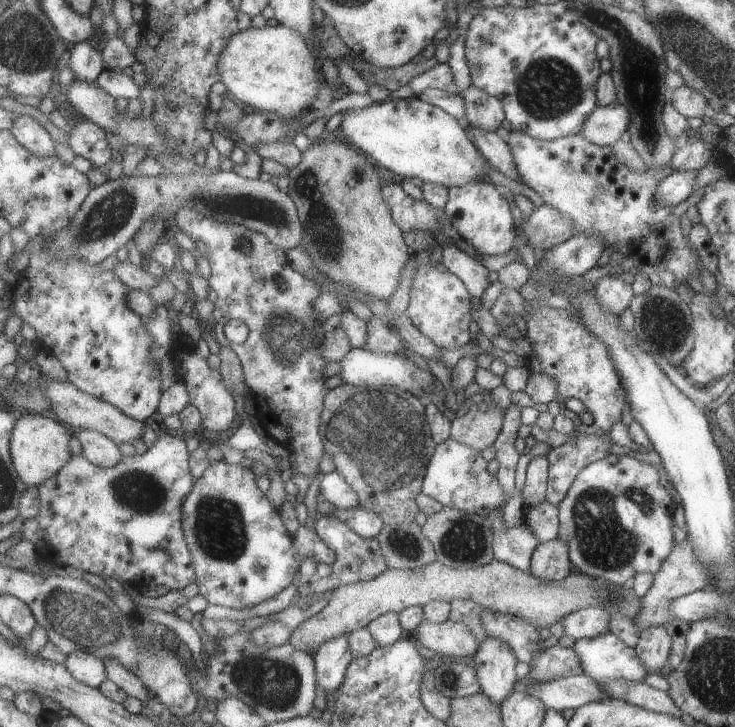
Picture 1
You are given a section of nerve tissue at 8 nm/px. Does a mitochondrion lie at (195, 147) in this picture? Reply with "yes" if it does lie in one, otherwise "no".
no

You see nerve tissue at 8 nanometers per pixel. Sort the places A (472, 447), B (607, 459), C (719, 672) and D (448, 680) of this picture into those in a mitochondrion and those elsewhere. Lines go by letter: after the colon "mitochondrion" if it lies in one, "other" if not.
A: other
B: other
C: mitochondrion
D: mitochondrion

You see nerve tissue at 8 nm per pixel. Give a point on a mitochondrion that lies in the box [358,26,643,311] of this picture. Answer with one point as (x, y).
(548, 88)

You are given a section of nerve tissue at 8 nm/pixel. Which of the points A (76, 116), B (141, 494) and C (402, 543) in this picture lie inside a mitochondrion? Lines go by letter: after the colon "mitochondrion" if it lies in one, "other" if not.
A: other
B: mitochondrion
C: mitochondrion

